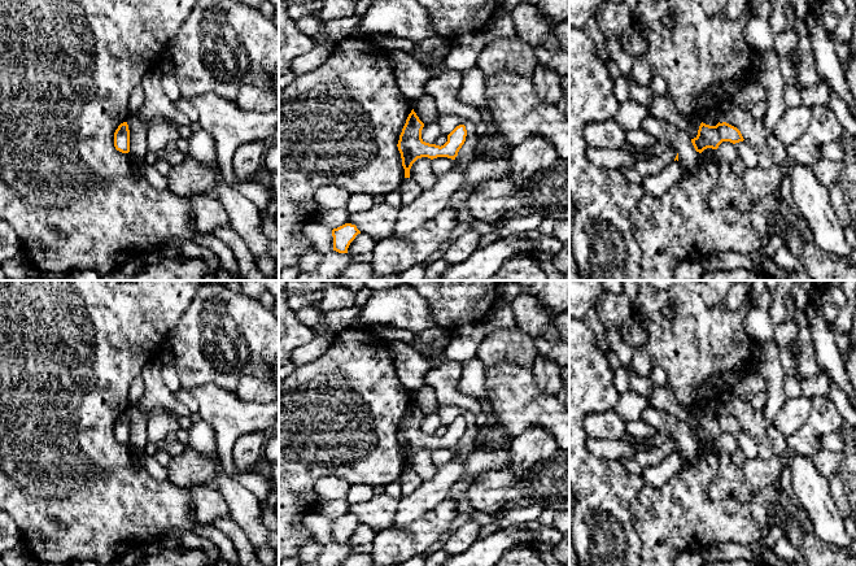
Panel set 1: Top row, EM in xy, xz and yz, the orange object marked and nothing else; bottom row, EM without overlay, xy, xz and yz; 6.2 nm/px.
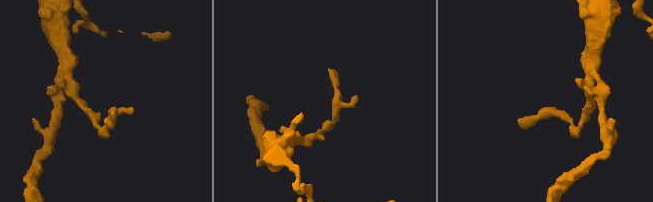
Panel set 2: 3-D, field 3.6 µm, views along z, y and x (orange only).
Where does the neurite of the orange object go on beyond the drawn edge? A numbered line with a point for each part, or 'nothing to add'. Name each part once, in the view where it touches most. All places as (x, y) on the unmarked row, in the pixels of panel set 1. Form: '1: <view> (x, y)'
nothing to add

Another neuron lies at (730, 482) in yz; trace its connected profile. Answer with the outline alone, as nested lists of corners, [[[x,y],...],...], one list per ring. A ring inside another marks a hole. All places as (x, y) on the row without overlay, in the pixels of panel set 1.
[[[707,439],[702,444],[712,448],[720,460],[719,474],[709,486],[708,497],[713,501],[733,497],[750,504],[755,489],[746,480],[743,469],[733,463],[731,456],[717,445],[717,440]]]

